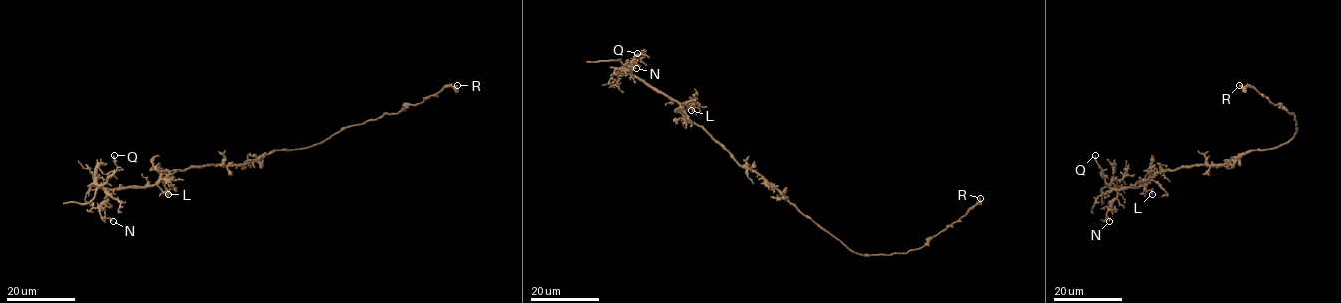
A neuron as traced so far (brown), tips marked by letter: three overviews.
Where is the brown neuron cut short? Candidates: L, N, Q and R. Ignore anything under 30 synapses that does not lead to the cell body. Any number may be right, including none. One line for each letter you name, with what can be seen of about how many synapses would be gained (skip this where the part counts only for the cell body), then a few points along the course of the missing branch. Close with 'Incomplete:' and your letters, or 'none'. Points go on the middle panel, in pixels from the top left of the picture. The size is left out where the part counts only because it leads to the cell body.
Incomplete: none

